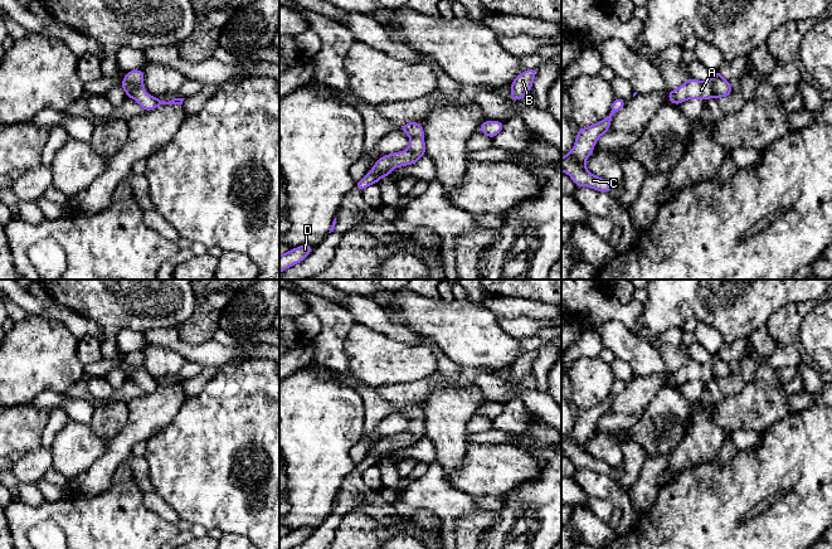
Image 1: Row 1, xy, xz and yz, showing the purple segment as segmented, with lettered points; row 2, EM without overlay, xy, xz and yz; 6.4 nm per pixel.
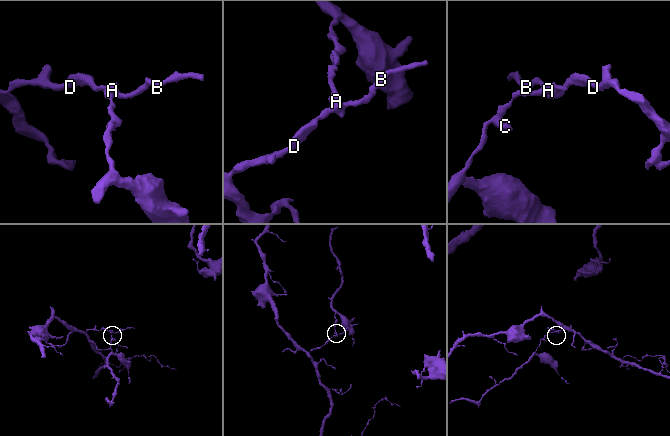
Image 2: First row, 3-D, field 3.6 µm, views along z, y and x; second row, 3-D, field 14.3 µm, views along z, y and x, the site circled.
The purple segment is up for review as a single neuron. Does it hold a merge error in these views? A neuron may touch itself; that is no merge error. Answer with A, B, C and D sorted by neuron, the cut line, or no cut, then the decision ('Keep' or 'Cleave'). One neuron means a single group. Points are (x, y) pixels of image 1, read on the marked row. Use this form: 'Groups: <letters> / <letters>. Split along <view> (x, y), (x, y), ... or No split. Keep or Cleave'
Groups: A C / B D. Split along yz (720, 77), (714, 82), (711, 95). Cleave

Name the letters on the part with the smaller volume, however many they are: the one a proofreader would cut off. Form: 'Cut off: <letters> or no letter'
Cut off: A, C

